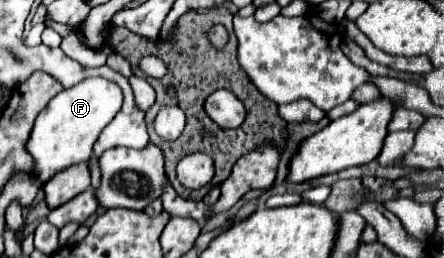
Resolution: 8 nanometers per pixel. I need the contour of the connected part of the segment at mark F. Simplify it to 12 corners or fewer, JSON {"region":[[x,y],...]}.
{"region":[[100,77],[60,91],[26,151],[46,183],[84,163],[122,107]]}

